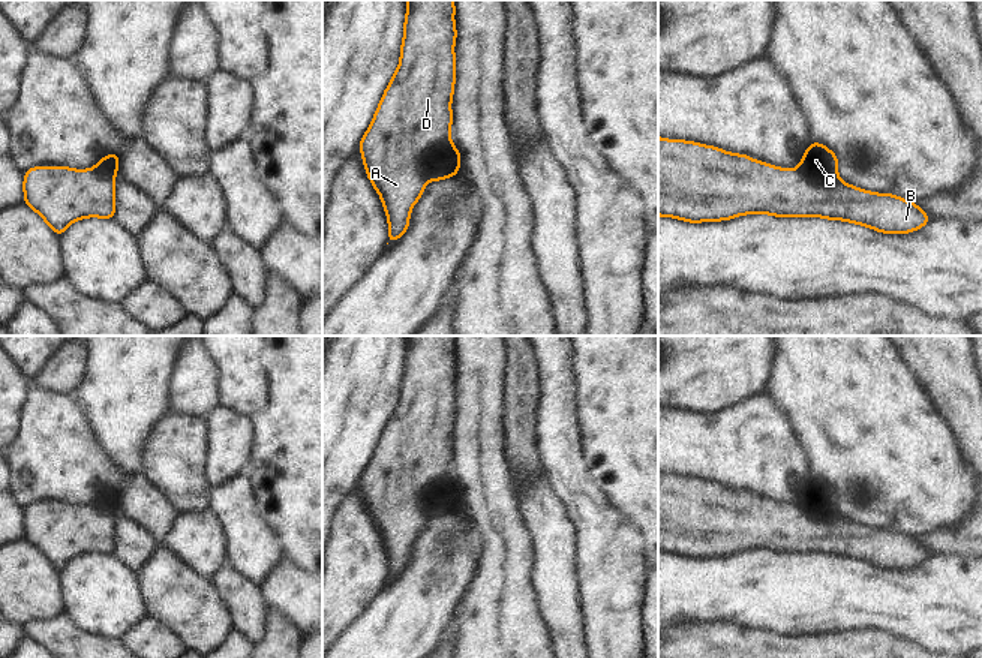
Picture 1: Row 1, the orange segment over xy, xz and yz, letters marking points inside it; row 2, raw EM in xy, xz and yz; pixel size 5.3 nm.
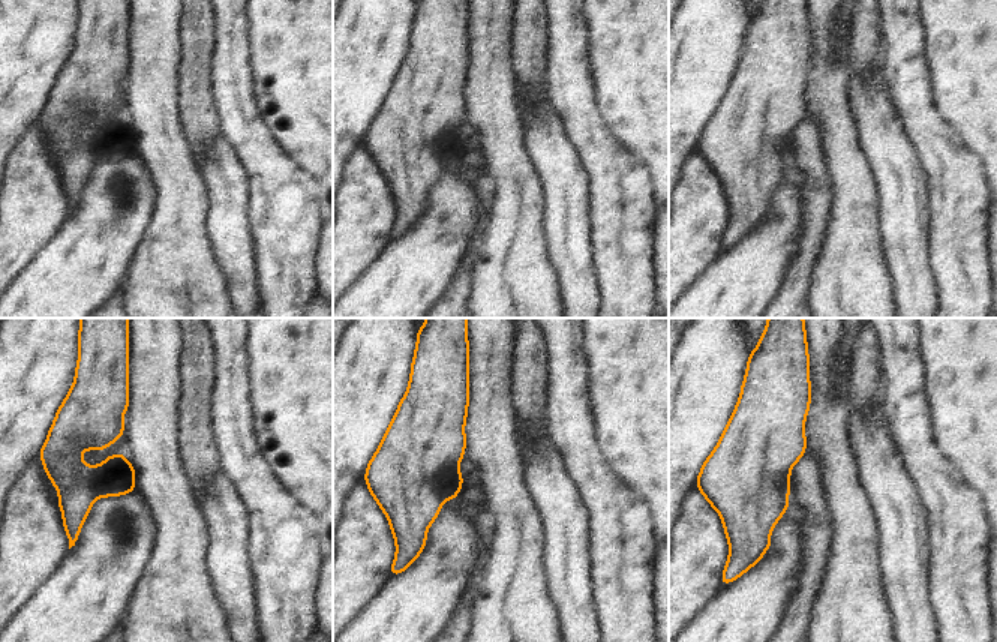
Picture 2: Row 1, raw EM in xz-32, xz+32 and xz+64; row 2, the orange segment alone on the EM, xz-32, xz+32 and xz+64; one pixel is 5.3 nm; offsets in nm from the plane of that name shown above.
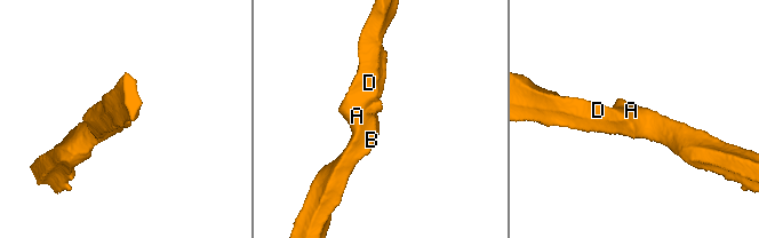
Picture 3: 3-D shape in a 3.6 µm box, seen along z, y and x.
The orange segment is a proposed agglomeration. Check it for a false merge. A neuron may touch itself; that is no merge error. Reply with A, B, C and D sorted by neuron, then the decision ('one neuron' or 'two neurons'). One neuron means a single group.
groups A B C D; one neuron

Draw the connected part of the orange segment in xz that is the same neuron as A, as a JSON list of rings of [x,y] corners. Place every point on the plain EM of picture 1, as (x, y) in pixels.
[[[406,336],[400,399],[382,430],[369,465],[358,480],[367,514],[379,529],[388,555],[388,579],[406,568],[411,544],[421,534],[426,519],[450,514],[460,505],[460,489],[450,475],[453,459],[451,435],[456,417],[454,378],[457,366],[454,348],[454,336]]]

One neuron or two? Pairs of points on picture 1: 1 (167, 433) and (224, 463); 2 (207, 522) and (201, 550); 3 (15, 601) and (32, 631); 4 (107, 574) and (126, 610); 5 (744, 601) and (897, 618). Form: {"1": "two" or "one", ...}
{"1": "two", "2": "one", "3": "two", "4": "one", "5": "one"}

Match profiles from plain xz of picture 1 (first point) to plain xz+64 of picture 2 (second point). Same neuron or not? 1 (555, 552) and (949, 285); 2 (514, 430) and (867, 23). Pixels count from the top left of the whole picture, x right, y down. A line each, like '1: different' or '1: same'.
1: different
2: same

